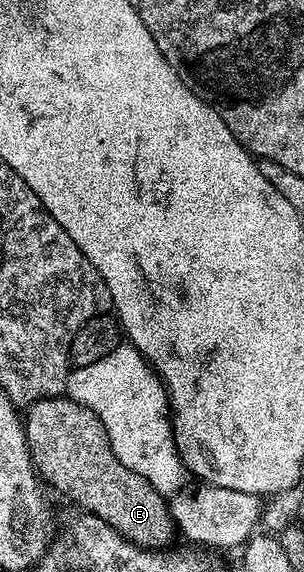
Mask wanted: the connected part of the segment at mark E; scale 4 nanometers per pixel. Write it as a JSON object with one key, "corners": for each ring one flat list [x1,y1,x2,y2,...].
{"corners":[[66,396,42,398,26,407,25,429,31,463,35,465,36,474,52,491,60,490,69,501,79,505,80,511,105,520,105,524,109,524,134,546,144,550,163,550,172,545,170,542,177,538,177,531,175,521,171,519,168,499,159,494,157,488,153,488,149,480,145,480,145,476,137,476,137,472,129,472,129,468,125,468,125,464,117,460,109,444,105,424,101,424,99,415,94,414,88,406,77,404]]}

